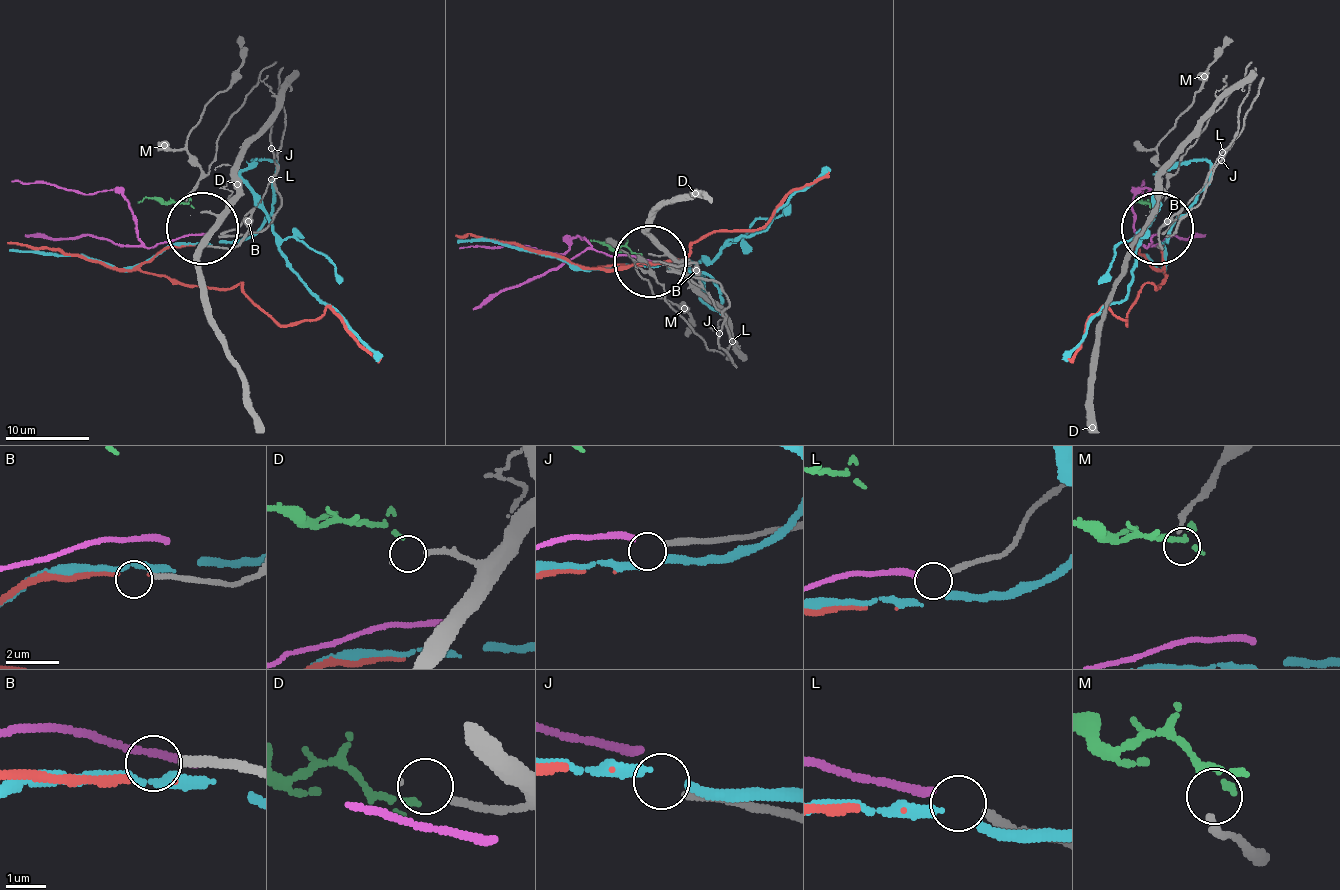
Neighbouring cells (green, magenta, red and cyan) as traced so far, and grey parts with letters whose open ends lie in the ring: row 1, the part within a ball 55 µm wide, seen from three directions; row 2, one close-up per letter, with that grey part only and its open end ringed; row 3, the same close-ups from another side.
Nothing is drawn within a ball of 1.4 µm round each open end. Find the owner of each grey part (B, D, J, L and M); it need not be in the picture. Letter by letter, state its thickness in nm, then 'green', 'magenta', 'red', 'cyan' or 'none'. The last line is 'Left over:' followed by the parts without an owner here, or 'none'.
B: 200 nm | none
D: 190 nm | green
J: 240 nm | none
L: 200 nm | magenta
M: 180 nm | none
Left over: B, J, M

